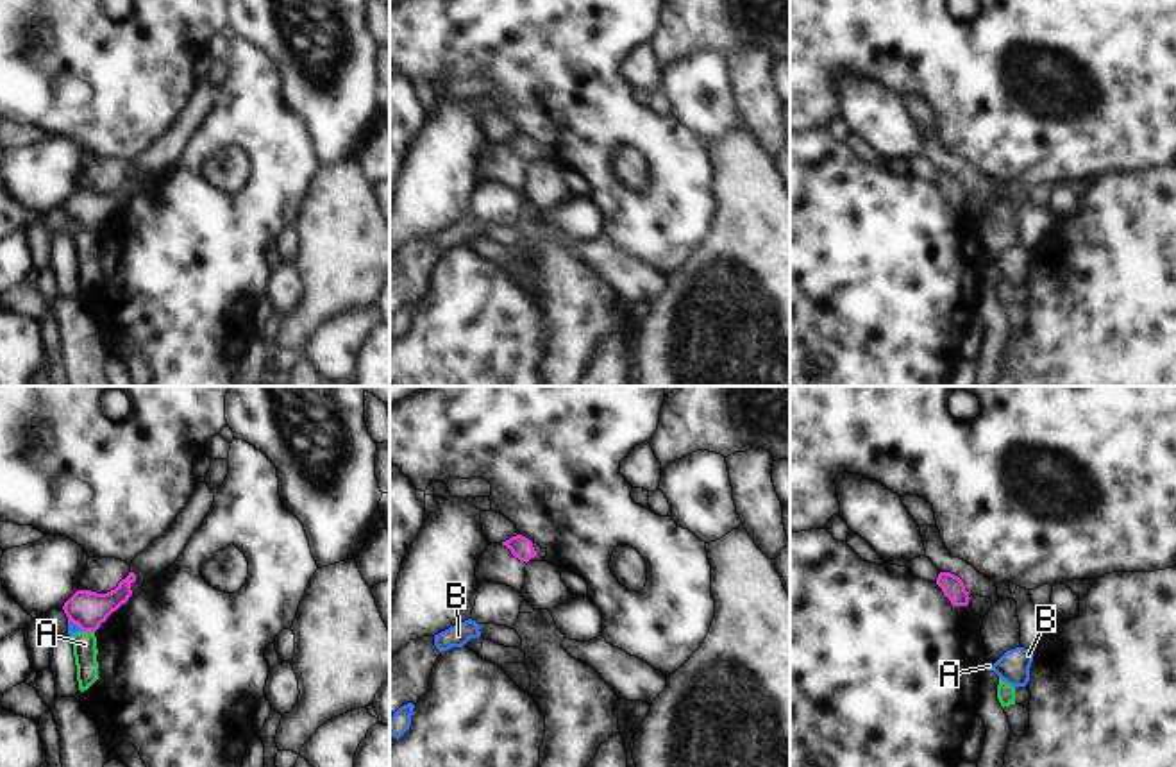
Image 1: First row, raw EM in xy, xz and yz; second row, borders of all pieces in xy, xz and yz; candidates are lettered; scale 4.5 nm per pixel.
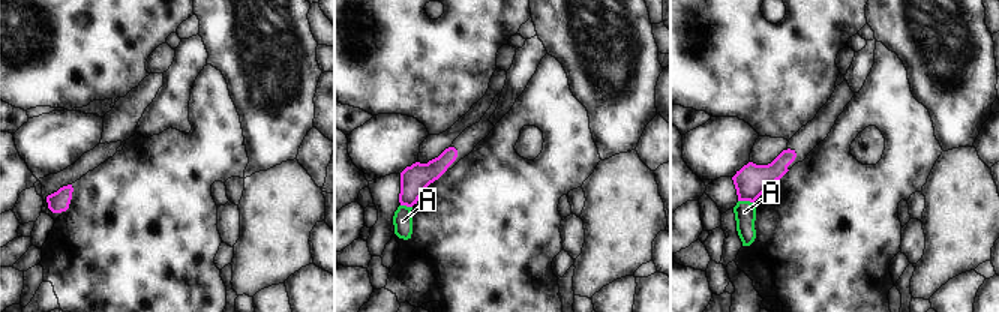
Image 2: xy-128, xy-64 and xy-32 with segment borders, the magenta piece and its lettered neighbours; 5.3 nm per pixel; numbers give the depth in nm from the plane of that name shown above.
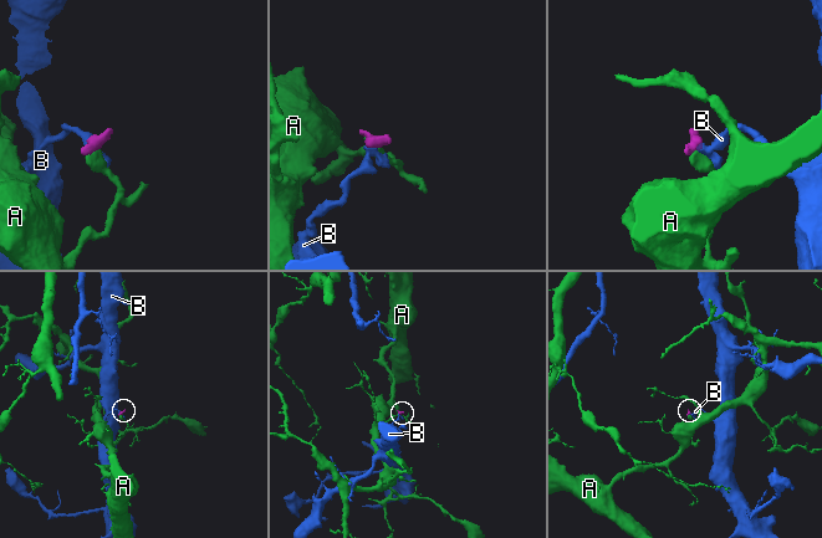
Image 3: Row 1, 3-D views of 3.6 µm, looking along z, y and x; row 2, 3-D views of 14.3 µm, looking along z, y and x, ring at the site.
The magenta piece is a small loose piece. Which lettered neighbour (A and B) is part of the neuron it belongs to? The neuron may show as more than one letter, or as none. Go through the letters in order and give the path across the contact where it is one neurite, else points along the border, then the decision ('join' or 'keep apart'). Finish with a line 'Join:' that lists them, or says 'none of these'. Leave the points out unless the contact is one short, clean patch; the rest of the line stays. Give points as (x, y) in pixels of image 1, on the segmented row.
A: along xy (83, 630), (93, 633) | keep apart
B: along xy (68, 619), (83, 630) | keep apart
Join: none of these

